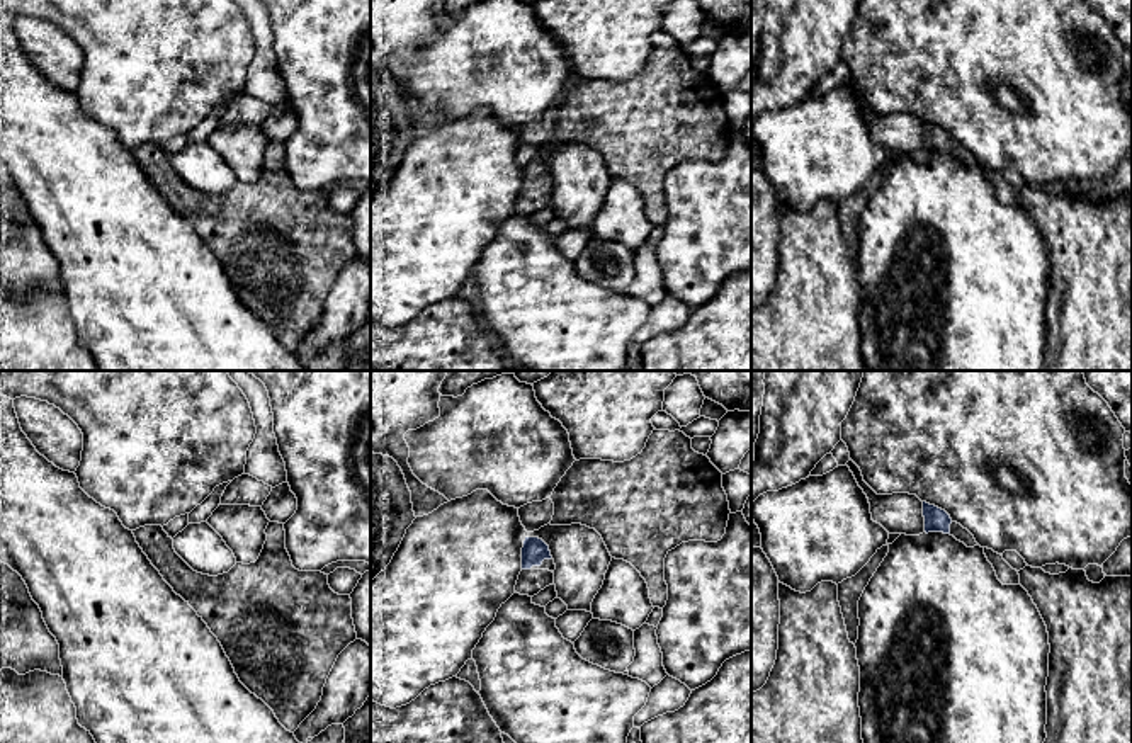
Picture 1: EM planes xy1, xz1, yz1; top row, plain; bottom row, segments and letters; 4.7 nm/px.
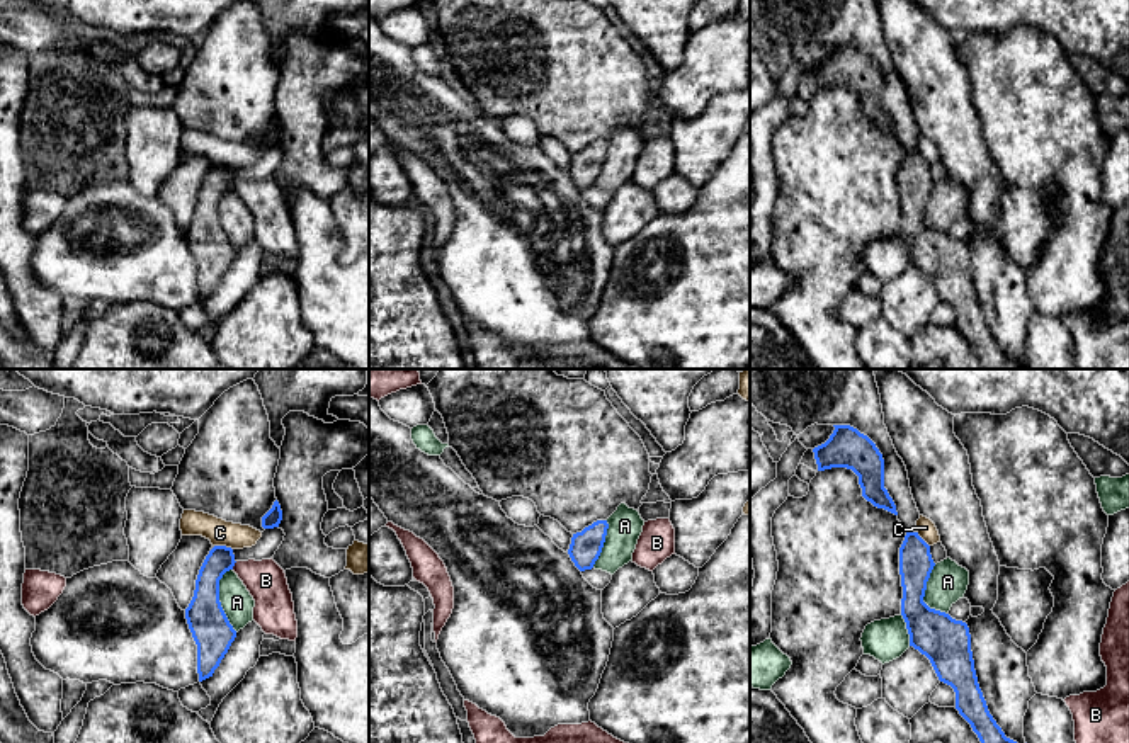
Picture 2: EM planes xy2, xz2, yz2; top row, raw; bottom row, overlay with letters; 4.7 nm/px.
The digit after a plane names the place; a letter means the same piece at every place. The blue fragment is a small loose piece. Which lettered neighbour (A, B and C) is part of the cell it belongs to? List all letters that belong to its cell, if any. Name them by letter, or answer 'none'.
none

